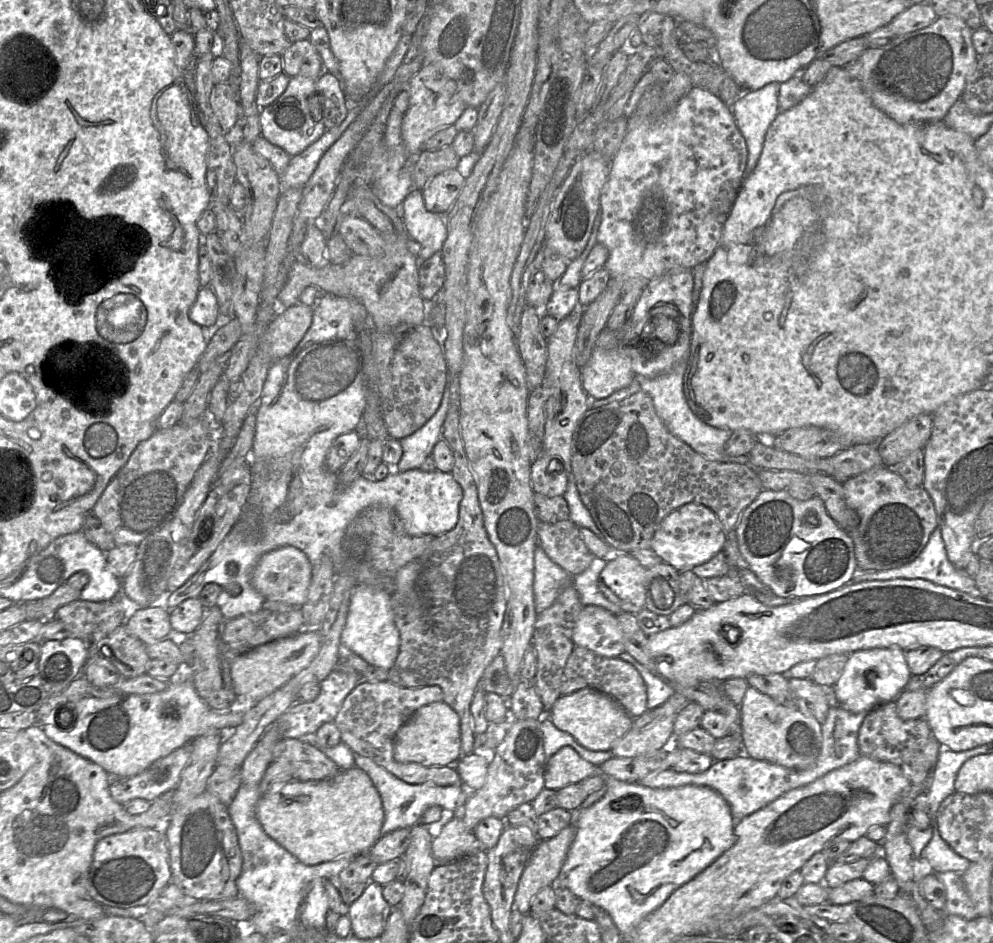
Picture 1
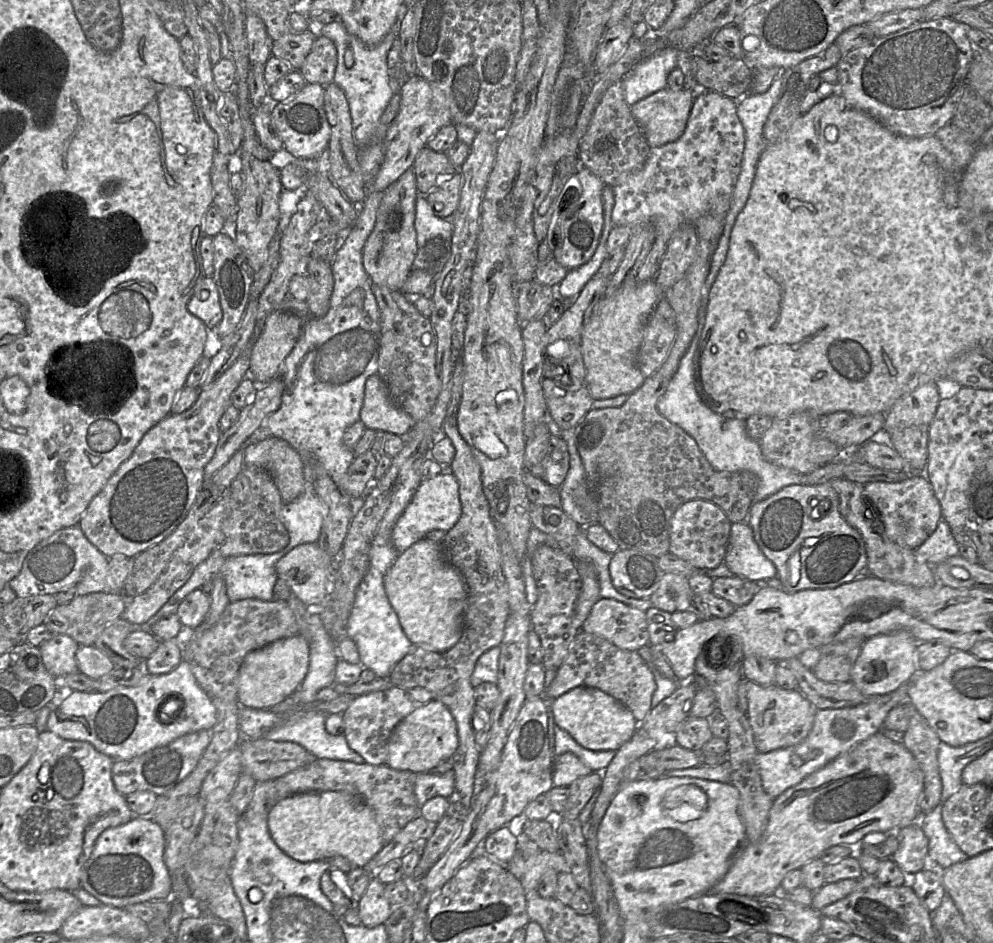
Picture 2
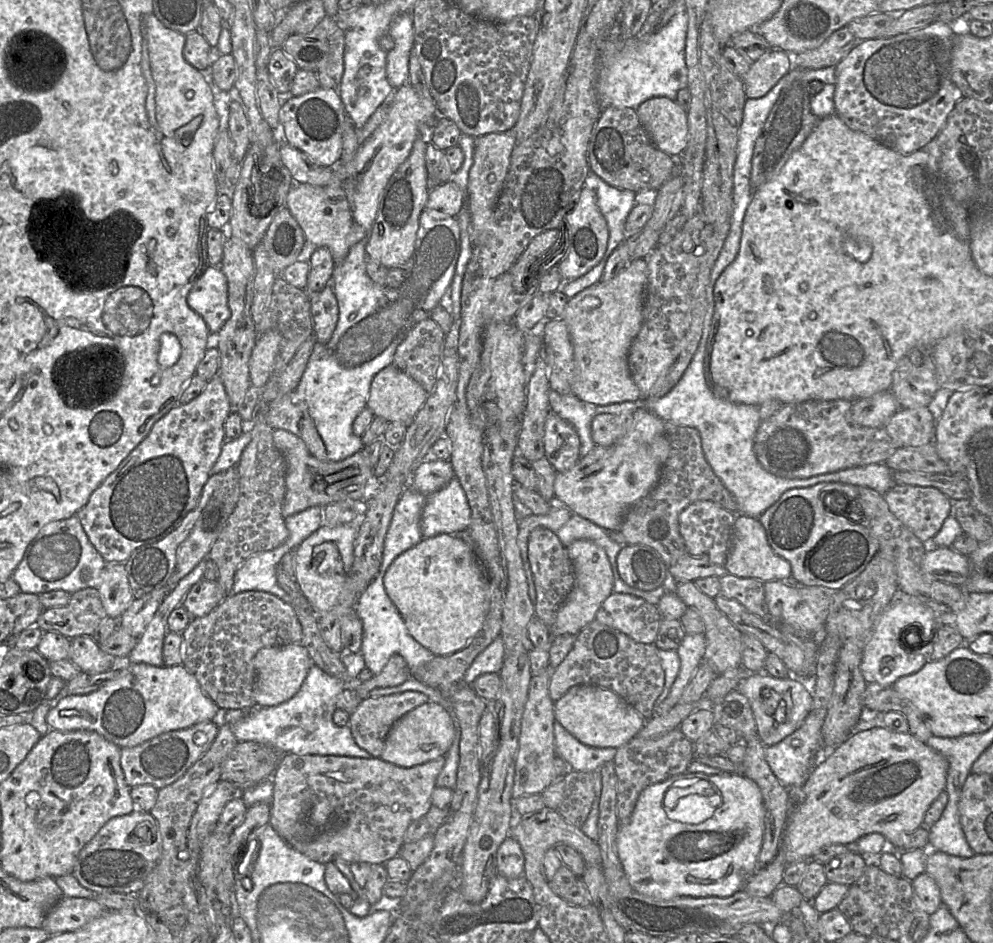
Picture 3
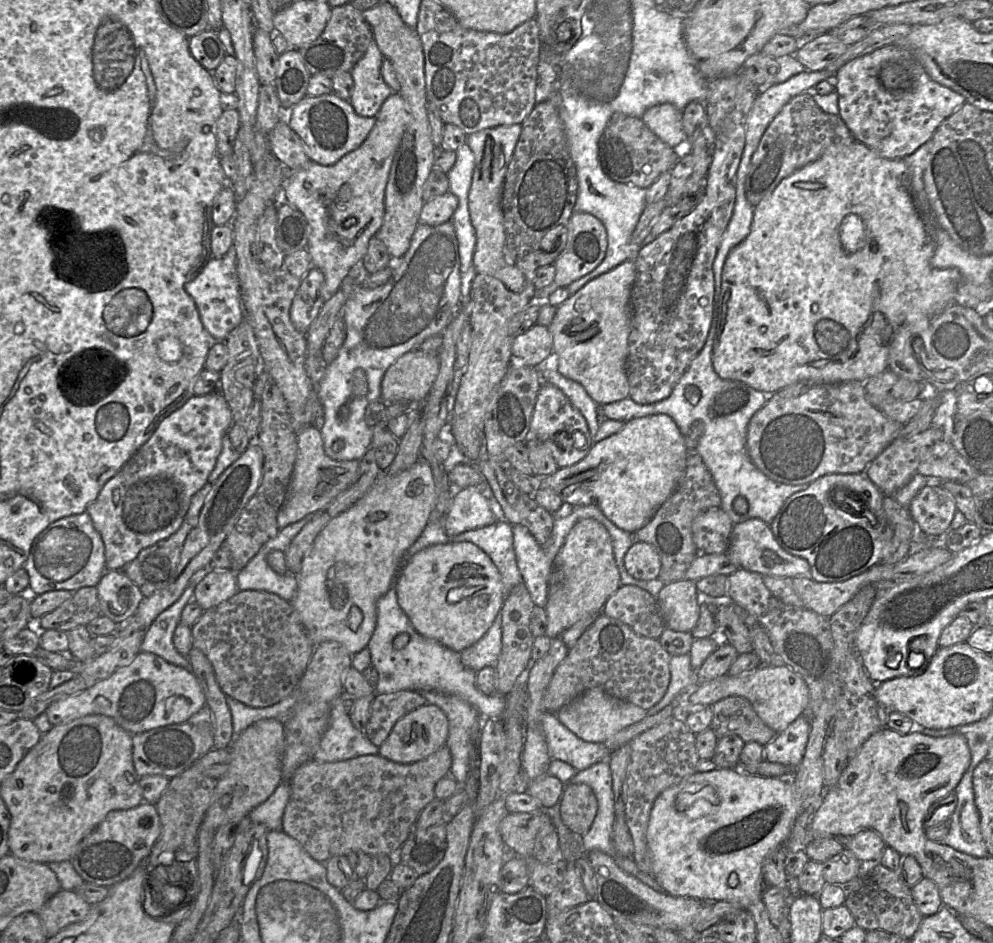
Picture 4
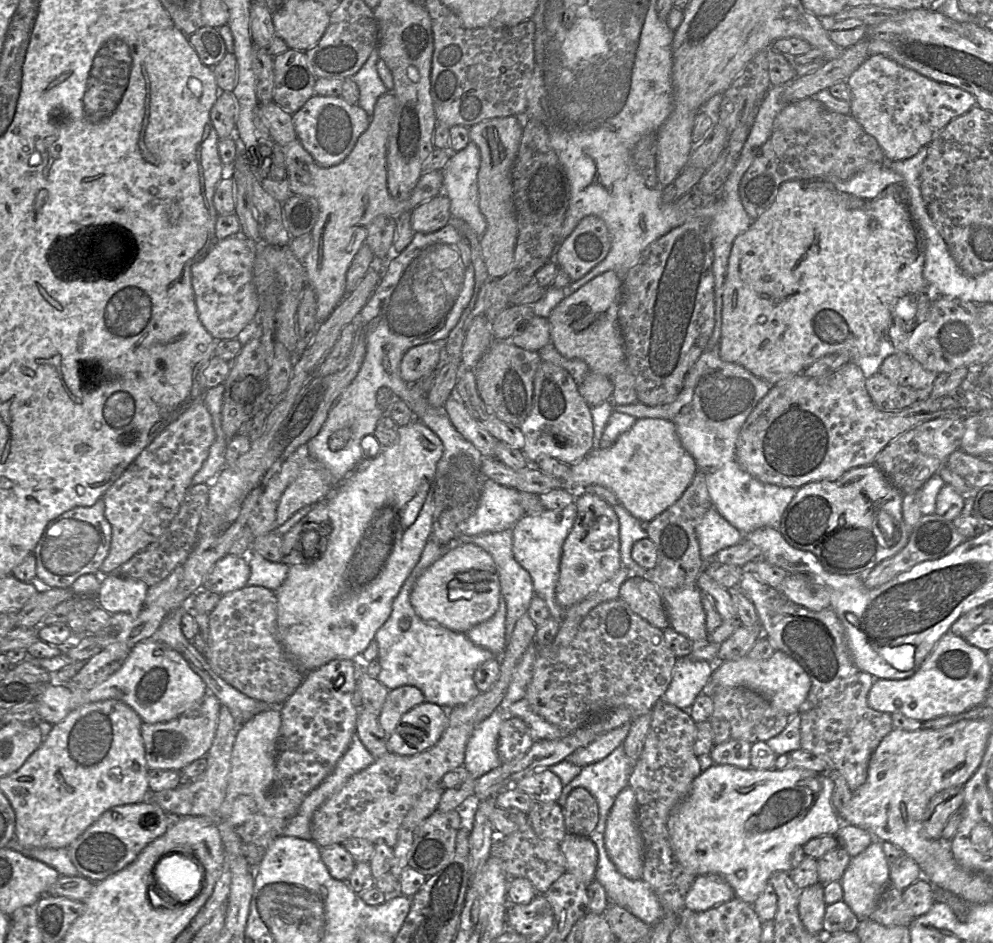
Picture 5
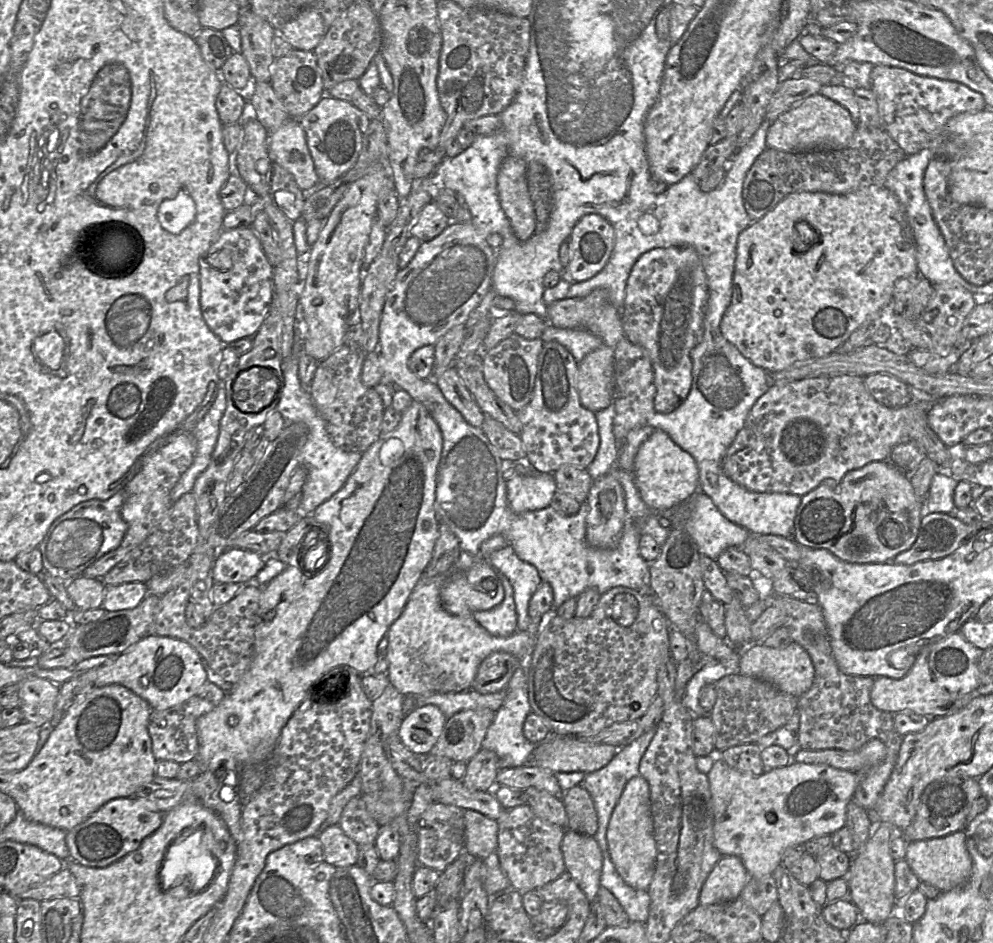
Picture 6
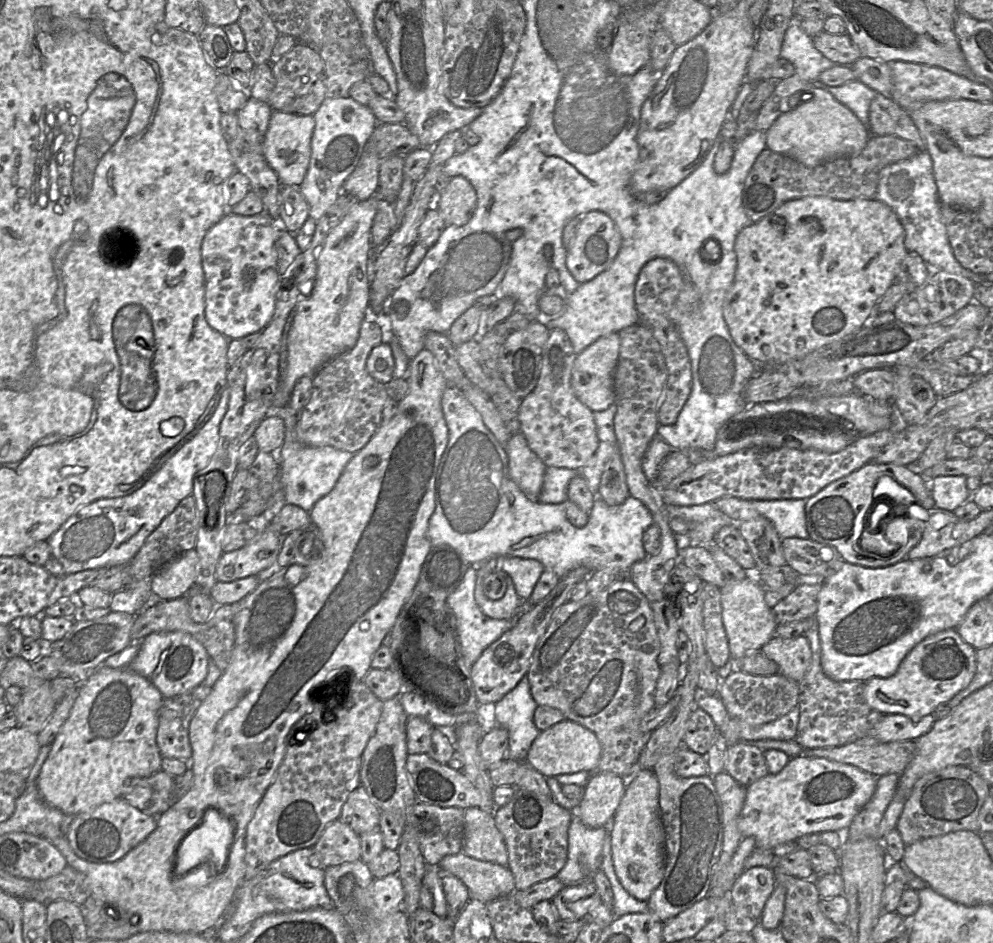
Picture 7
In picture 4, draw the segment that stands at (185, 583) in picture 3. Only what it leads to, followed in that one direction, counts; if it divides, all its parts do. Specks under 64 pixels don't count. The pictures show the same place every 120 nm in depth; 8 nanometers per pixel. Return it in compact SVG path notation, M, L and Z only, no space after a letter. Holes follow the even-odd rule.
M210 569L197 571L178 600L161 612L147 629L141 651L162 657L167 662L192 671L188 656L180 654L173 644L173 634L185 605L193 600L195 586Z

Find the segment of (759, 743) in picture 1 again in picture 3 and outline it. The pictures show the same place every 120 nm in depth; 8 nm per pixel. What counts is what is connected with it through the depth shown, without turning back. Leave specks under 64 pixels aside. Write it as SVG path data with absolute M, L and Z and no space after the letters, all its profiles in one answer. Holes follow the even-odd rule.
M789 670L785 678L776 678L764 671L747 672L738 684L736 689L747 697L756 722L757 735L765 747L777 744L792 734L813 709L813 695L808 679L789 673Z

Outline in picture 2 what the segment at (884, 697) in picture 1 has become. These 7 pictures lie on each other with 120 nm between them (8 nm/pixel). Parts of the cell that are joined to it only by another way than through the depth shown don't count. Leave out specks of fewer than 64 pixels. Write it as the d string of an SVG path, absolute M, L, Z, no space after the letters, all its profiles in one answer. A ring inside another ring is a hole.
M910 633L881 634L865 640L861 652L853 666L851 681L866 696L886 695L902 684L910 681L918 673L917 640L911 640Z

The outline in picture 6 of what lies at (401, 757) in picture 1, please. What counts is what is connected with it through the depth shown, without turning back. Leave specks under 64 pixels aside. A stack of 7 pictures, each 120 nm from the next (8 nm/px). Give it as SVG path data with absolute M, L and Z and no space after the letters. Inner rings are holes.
M425 704L404 715L397 733L409 750L427 754L436 744L446 721L436 705Z

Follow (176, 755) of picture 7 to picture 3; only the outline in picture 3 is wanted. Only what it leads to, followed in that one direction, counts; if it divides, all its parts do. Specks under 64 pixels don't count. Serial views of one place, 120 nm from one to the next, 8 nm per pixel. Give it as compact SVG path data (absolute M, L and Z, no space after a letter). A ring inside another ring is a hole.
M206 721L160 734L135 747L121 749L120 764L127 785L133 788L149 784L160 790L174 783L209 750L218 730L217 721Z

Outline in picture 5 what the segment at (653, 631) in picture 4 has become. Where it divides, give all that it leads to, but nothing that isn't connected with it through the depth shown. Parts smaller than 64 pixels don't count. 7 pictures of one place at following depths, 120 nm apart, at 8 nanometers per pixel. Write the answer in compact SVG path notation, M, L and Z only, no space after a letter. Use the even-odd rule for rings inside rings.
M637 576L629 577L619 589L619 598L652 626L660 630L670 627L660 591L652 582Z

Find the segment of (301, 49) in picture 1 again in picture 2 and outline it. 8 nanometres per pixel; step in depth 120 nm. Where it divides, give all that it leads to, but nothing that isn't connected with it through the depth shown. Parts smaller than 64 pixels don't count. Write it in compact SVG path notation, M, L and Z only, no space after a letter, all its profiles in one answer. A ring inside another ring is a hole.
M318 36L299 71L307 83L327 85L333 82L336 65L335 44L327 37Z

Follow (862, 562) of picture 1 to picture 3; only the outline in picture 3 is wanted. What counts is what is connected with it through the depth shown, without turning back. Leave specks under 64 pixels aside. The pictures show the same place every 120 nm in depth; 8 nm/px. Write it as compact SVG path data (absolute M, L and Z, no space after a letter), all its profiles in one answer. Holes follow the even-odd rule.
M895 484L883 497L890 511L923 543L939 532L951 513L952 500L935 487Z

